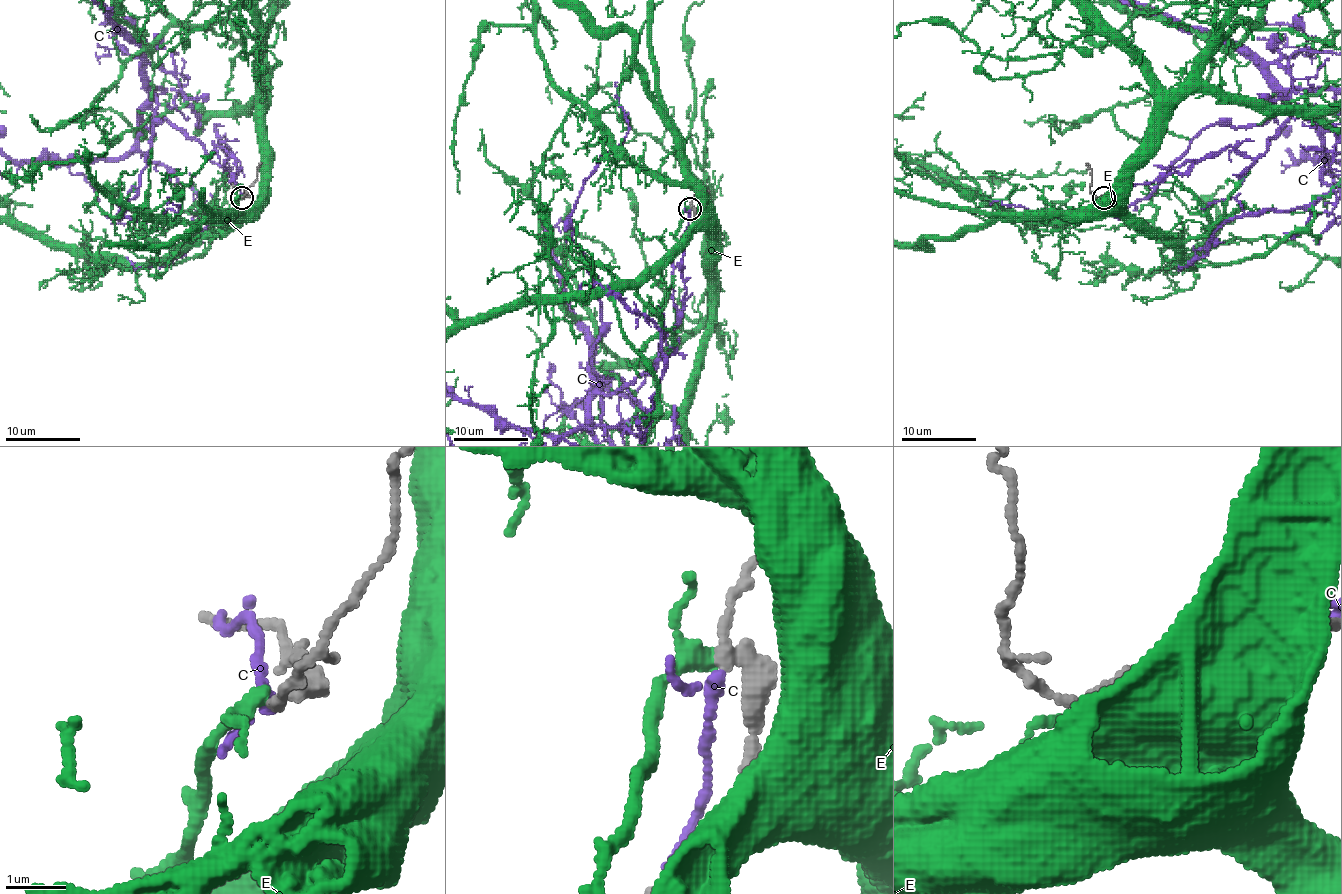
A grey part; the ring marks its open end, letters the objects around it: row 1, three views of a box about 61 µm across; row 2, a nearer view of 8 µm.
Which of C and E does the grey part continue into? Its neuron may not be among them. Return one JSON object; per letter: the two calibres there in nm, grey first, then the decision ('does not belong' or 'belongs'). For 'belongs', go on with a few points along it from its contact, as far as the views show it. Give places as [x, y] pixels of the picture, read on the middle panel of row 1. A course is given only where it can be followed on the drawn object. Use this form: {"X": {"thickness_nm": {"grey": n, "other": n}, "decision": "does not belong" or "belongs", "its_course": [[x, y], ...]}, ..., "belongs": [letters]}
{"C": {"thickness_nm": {"grey": 280, "other": 140}, "decision": "does not belong"}, "E": {"thickness_nm": {"grey": 280, "other": 220}, "decision": "does not belong"}, "belongs": []}

